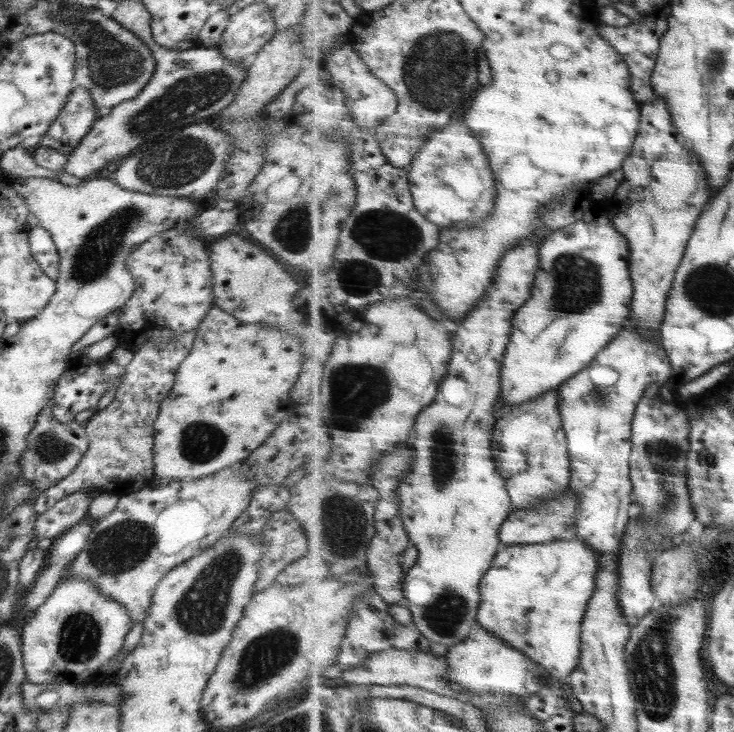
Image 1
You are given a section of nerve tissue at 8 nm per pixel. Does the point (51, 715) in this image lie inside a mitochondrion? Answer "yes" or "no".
no

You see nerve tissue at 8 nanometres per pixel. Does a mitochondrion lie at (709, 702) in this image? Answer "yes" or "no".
no

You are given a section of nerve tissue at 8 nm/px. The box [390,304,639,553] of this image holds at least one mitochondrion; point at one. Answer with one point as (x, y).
(443, 456)

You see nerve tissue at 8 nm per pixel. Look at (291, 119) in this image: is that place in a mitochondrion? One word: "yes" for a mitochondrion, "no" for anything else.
no

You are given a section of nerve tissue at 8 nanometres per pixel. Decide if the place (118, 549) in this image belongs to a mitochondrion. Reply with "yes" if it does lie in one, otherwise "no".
yes

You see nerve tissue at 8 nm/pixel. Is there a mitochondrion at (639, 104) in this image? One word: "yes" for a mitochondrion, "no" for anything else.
no

